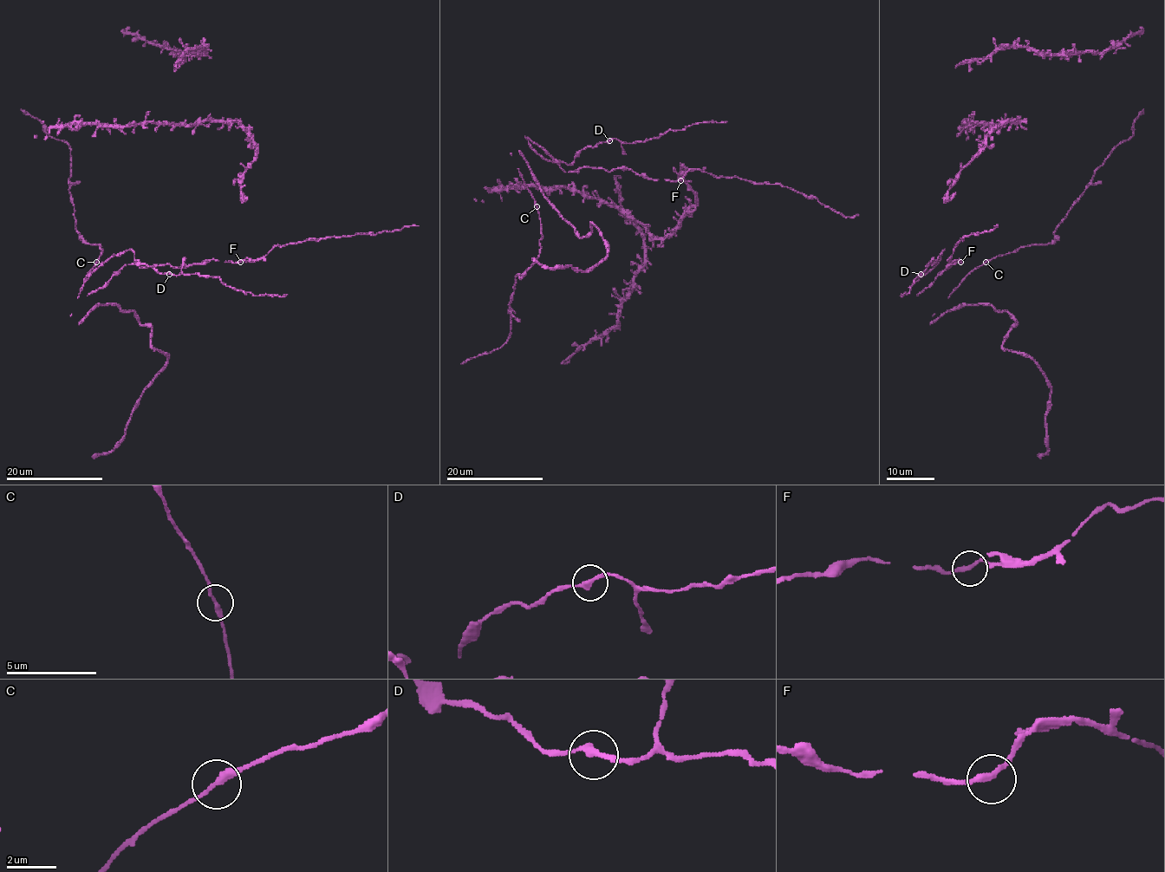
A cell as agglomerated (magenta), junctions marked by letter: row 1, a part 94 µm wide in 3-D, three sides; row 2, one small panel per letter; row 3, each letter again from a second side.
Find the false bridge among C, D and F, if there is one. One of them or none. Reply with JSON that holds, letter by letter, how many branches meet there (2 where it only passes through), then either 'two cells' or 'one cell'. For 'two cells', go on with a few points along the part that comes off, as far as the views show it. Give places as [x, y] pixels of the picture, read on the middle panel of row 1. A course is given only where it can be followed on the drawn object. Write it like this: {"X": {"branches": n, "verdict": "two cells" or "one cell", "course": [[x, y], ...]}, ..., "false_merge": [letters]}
{"C": {"branches": 2, "verdict": "one cell"}, "D": {"branches": 2, "verdict": "one cell"}, "F": {"branches": 2, "verdict": "one cell"}, "false_merge": []}

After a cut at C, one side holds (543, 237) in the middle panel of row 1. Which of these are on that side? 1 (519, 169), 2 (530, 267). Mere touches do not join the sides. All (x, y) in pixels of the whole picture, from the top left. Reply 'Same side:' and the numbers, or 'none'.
Same side: 1, 2

